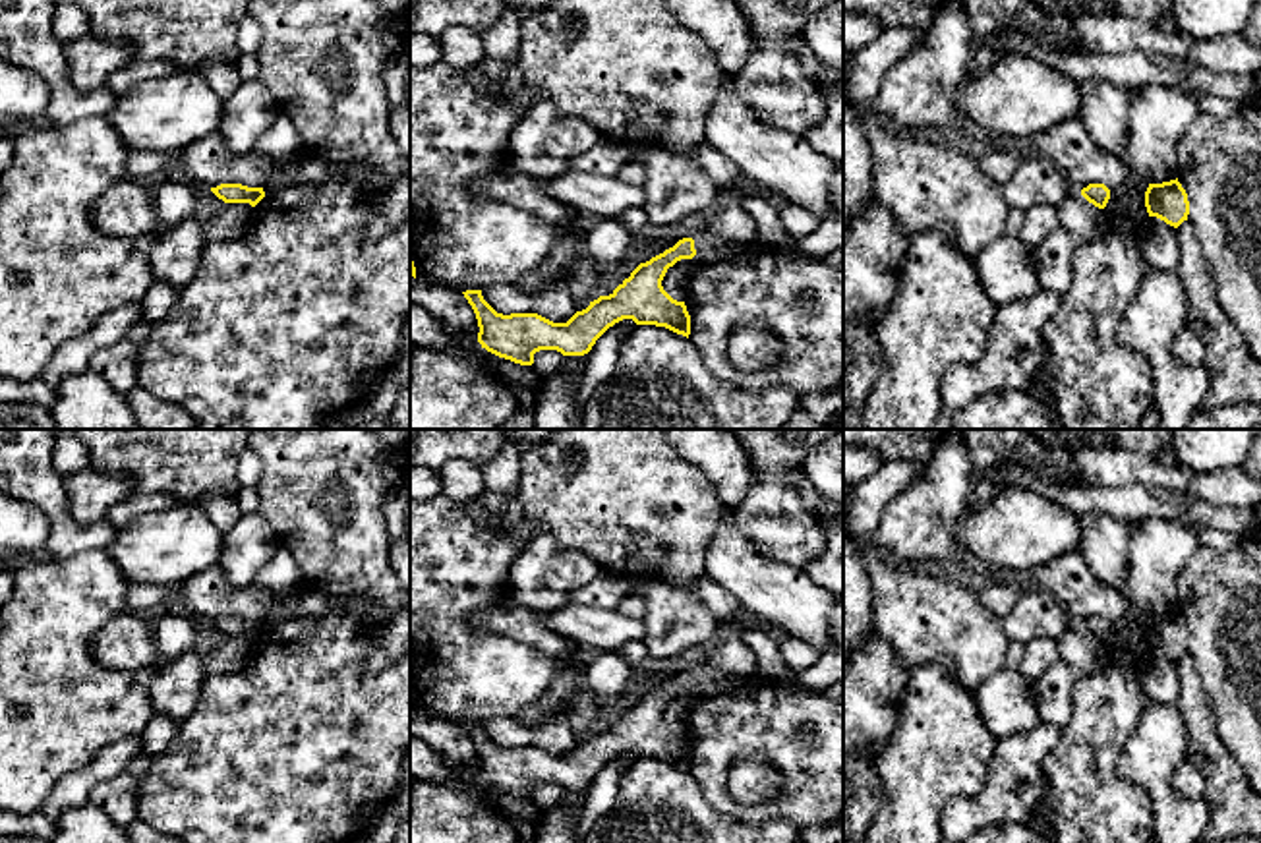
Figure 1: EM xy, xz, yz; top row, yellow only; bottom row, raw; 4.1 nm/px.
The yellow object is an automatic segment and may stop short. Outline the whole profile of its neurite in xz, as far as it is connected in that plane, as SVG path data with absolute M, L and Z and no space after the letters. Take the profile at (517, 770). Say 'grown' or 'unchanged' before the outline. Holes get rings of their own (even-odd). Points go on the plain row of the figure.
grown; M700 665L683 671L673 681L640 696L609 729L600 729L567 756L553 756L538 746L497 746L482 723L462 725L478 752L478 775L487 785L520 799L532 799L540 783L557 783L563 789L584 789L615 756L632 752L636 758L665 760L689 771L690 748L685 735L673 733L661 719L669 700L681 692L712 696L716 692L754 686L764 679L725 675Z

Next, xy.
grown; M294 588L275 597L263 621L248 621L242 617L220 617L211 625L224 636L249 636L255 640L267 625L280 623L290 617L323 617L333 609L340 609L346 603L335 599L323 592L309 588Z

